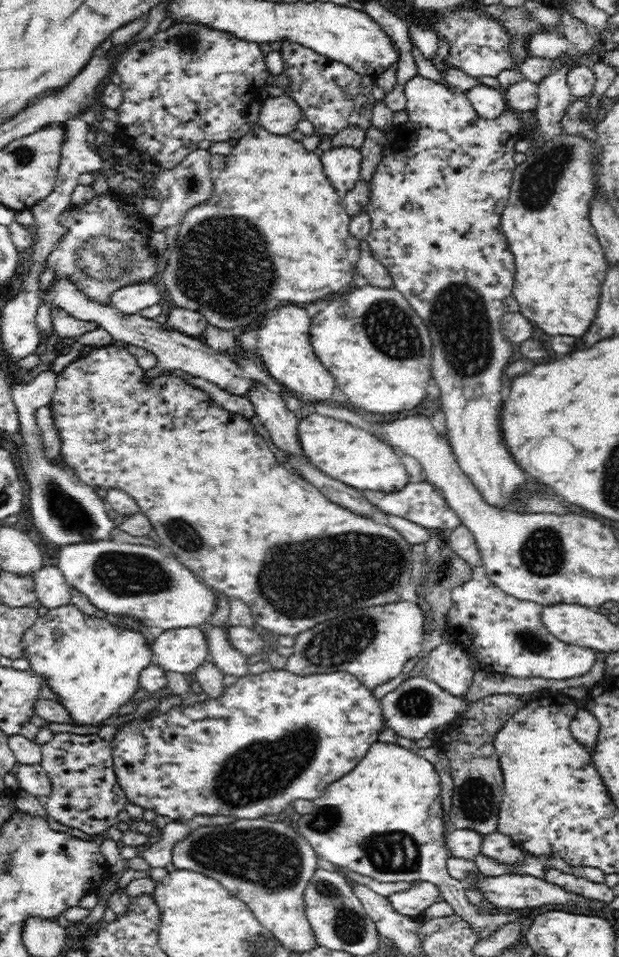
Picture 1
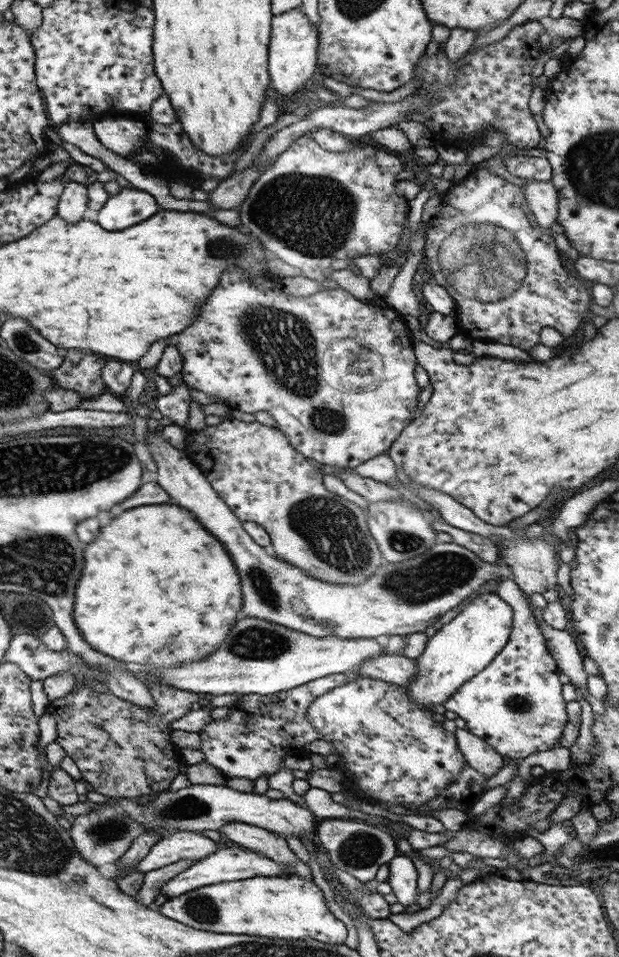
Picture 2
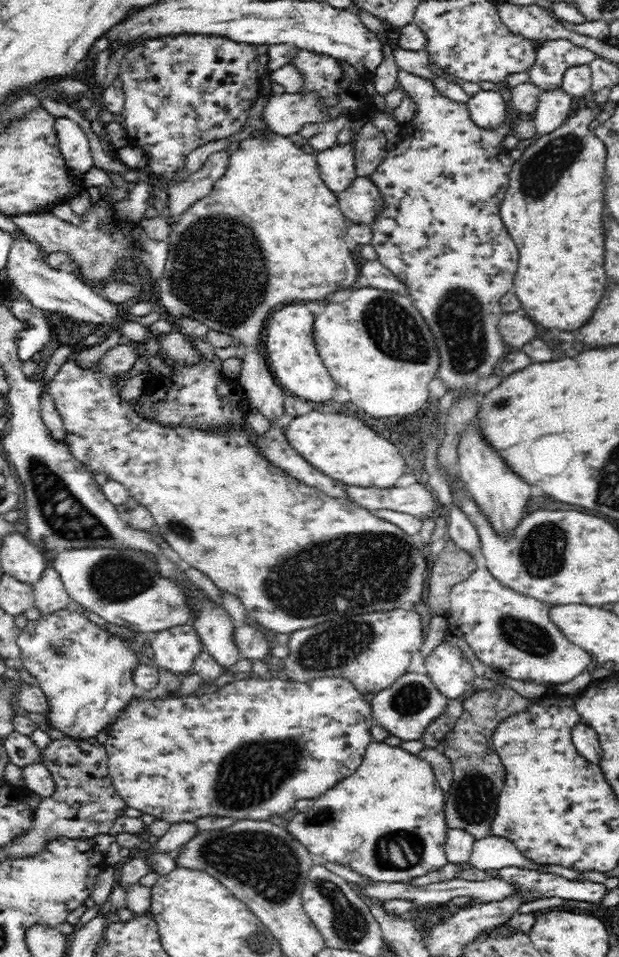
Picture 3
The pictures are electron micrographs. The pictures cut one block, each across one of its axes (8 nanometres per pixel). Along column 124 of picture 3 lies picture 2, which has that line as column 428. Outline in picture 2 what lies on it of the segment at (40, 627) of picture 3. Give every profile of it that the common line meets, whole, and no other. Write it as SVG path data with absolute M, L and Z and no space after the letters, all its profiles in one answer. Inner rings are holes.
M495 592L482 594L472 600L458 616L448 625L436 627L430 632L430 639L424 648L424 653L416 662L418 665L417 677L406 686L413 701L422 703L428 710L433 711L434 705L444 704L467 680L482 672L494 658L506 647L513 627L513 611L508 603L499 598Z

